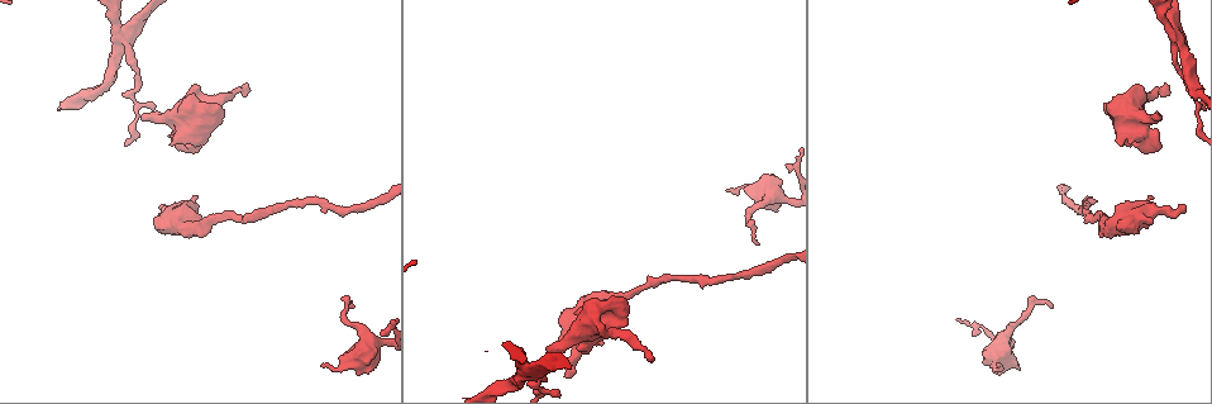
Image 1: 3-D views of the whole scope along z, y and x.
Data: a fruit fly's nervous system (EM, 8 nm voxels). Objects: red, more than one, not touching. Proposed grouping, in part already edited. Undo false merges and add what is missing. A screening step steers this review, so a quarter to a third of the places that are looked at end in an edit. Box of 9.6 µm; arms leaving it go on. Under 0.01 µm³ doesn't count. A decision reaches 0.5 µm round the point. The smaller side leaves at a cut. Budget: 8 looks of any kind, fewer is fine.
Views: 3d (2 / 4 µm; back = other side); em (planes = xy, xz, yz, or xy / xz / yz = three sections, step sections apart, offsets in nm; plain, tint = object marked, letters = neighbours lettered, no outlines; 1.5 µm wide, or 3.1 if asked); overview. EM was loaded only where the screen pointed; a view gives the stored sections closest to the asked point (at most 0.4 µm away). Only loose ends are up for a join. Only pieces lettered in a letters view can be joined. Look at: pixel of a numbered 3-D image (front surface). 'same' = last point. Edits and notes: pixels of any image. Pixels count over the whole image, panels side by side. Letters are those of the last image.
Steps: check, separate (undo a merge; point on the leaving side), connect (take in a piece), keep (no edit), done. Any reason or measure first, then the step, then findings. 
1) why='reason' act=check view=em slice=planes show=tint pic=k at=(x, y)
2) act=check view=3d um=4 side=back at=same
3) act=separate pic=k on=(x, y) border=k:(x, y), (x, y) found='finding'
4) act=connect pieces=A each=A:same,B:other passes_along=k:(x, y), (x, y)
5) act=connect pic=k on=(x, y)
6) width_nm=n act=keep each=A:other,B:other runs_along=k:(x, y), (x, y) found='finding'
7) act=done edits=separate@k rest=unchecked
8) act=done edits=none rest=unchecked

why='branch stops here' act=check view=3d um=2 pic=1 at=(172, 146)

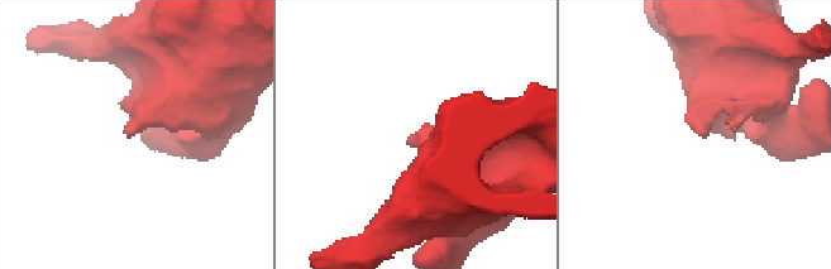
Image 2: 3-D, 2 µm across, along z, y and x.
act=check view=em slice=planes show=letters pic=2 at=(707, 133)

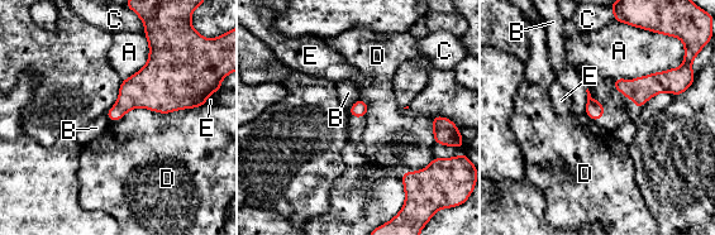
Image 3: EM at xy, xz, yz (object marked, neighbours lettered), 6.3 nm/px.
longest_contact=D:550nm act=keep each=A:other,B:other,C:other,D:other,E:other border=3:(203, 104), (133, 108), (119, 120) found='none of them fits'

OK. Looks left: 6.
why='four or more arms meet' act=check view=em slice=planes show=letters pic=1 at=(123, 38)

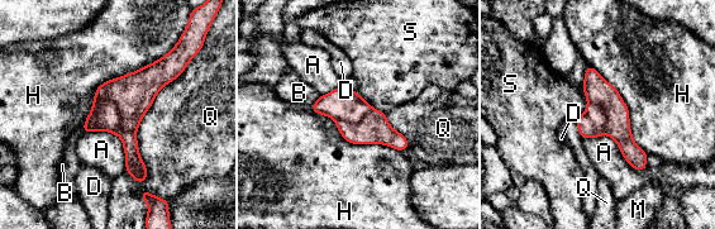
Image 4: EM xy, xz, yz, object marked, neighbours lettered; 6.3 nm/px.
act=separate pic=4 on=(104, 114) each=A:other,B:other,D:other,H:other,M:other,Q:other,S:other border=4:(95, 95), (134, 133) found='two cells meet here'

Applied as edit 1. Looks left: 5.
why='free end' act=check view=3d um=4 side=back pic=1 at=(997, 363)

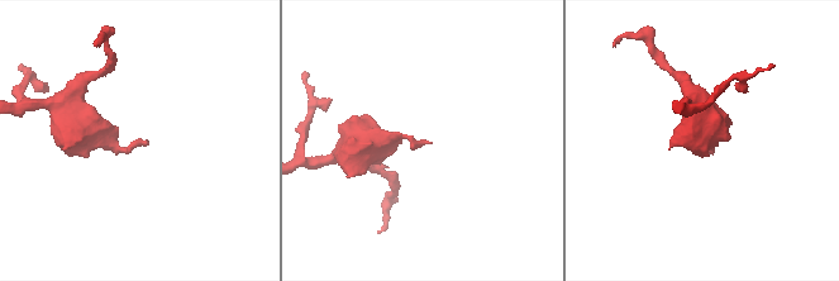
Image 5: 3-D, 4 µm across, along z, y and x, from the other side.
act=check view=em slice=planes show=letters pic=5 at=(147, 143)

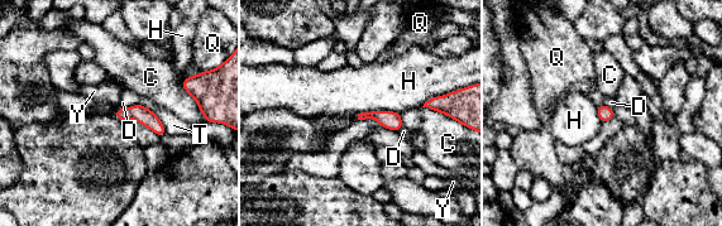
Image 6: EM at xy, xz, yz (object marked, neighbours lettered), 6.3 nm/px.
act=keep each=C:other,D:other,H:other,Q:other,T:other,Y:other runs_along=6:(119, 114), (142, 114), (162, 131) found='none of them fits'

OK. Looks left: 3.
act=done edits=separate@4 rest=unchecked

